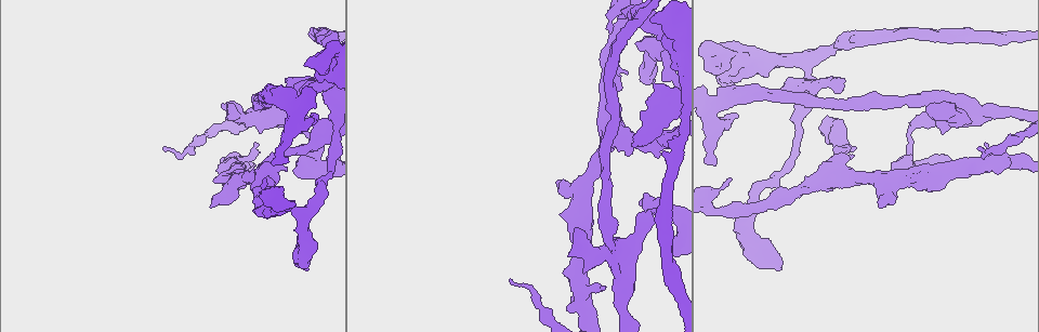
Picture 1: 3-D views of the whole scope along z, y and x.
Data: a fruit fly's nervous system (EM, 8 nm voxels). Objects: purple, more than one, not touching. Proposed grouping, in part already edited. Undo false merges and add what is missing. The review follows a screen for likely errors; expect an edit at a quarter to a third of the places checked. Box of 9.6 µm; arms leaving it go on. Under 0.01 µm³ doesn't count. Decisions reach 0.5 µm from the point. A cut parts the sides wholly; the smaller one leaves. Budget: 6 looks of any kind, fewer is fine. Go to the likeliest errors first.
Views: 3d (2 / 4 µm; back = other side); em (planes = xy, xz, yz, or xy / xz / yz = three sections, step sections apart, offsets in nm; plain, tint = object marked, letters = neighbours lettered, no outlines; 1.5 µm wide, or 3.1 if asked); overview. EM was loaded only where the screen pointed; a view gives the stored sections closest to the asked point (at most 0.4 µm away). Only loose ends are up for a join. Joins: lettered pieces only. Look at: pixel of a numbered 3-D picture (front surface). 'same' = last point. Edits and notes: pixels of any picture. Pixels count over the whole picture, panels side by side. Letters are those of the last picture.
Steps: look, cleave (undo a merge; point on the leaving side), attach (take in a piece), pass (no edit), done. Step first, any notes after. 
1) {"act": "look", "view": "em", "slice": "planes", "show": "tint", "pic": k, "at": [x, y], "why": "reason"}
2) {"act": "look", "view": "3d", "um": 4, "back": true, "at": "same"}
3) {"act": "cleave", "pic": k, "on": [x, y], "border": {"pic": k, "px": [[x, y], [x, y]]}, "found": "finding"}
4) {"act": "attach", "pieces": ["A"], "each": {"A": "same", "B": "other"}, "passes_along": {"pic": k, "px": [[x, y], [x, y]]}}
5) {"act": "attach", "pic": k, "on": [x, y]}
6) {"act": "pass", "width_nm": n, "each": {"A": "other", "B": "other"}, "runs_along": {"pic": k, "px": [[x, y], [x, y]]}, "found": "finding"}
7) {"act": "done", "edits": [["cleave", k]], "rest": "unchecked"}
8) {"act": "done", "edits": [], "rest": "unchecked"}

{"act": "look", "view": "em", "slice": "planes", "show": "letters", "pic": 1, "at": [779, 270], "why": "end of a long branch"}

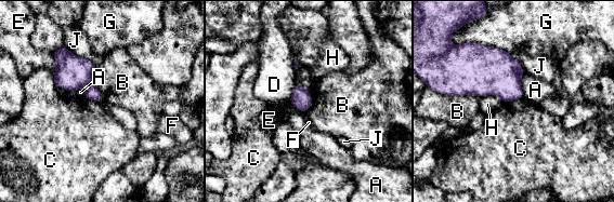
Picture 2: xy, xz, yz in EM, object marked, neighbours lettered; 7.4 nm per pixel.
{"act": "pass", "each": {"A": "other", "B": "other", "C": "other", "D": "other", "E": "other", "F": "other", "G": "other", "H": "other", "J": "other"}, "border": {"pic": 2, "px": [[522, 97], [504, 103]]}, "found": "no lettered piece goes on from it"}

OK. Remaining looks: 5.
{"act": "look", "view": "em", "slice": "planes", "show": "tint", "pic": 1, "at": [210, 208], "why": "thick end"}

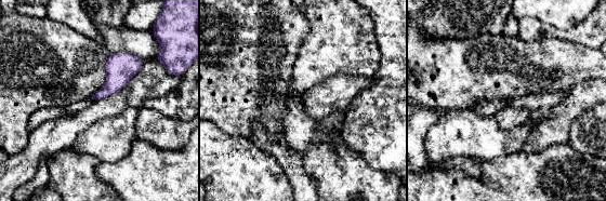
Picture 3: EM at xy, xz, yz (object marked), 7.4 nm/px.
{"act": "look", "view": "em", "slice": "planes", "show": "letters", "at": "same"}

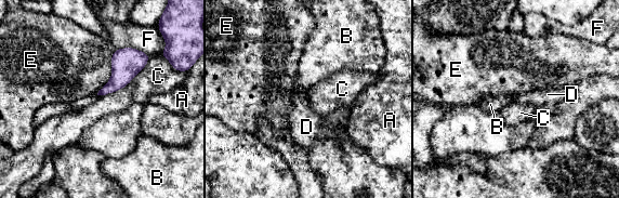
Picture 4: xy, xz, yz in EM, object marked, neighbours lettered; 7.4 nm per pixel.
{"act": "pass", "each": {"A": "other", "B": "other", "C": "other", "D": "other", "E": "other", "F": "other"}, "found": "none of them fits"}

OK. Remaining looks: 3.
{"act": "look", "view": "3d", "um": 2, "back": true, "pic": 1, "at": [970, 122], "why": "stops while still wide"}

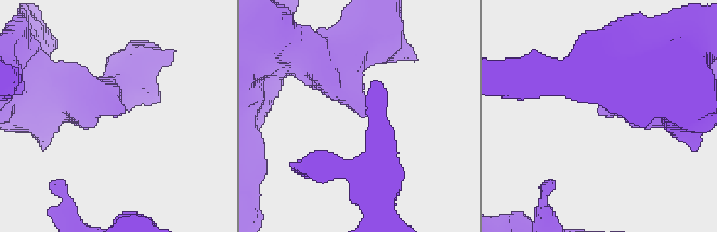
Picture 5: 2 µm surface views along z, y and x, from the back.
{"act": "look", "view": "em", "slice": "xy", "step": 4, "show": "letters", "pic": 5, "at": [120, 113], "why": "need the tissue"}

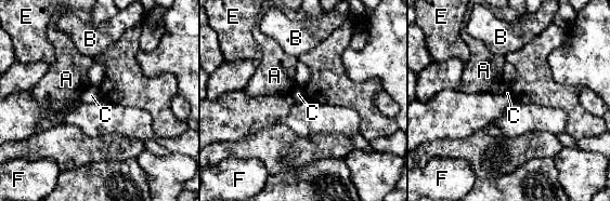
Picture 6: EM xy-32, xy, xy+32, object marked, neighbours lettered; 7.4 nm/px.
{"act": "look", "view": "em", "slice": "planes", "show": "letters", "at": "same", "why": "another direction"}

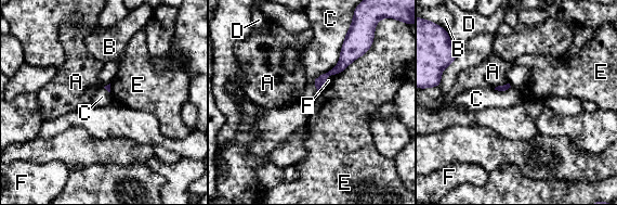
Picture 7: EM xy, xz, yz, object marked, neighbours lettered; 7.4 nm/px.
{"act": "pass", "each": {"A": "other", "B": "other", "C": "other", "D": "other", "E": "other", "F": "other"}, "found": "no lettered piece goes on from it"}

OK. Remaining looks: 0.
{"act": "done", "edits": [], "rest": "unchecked"}

